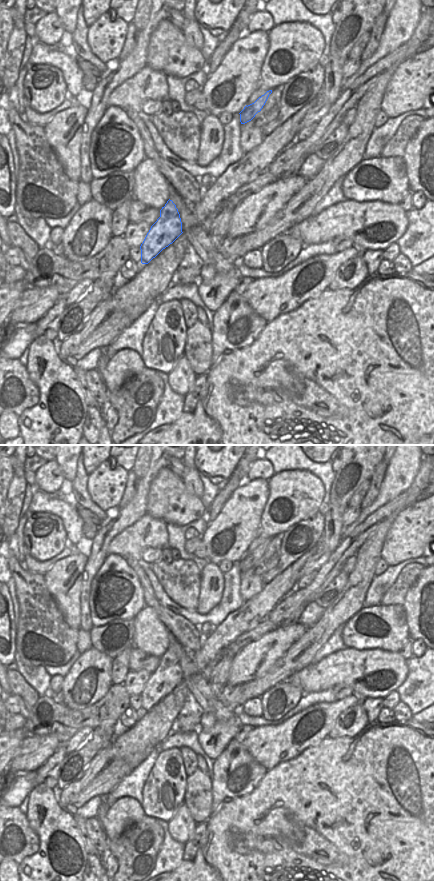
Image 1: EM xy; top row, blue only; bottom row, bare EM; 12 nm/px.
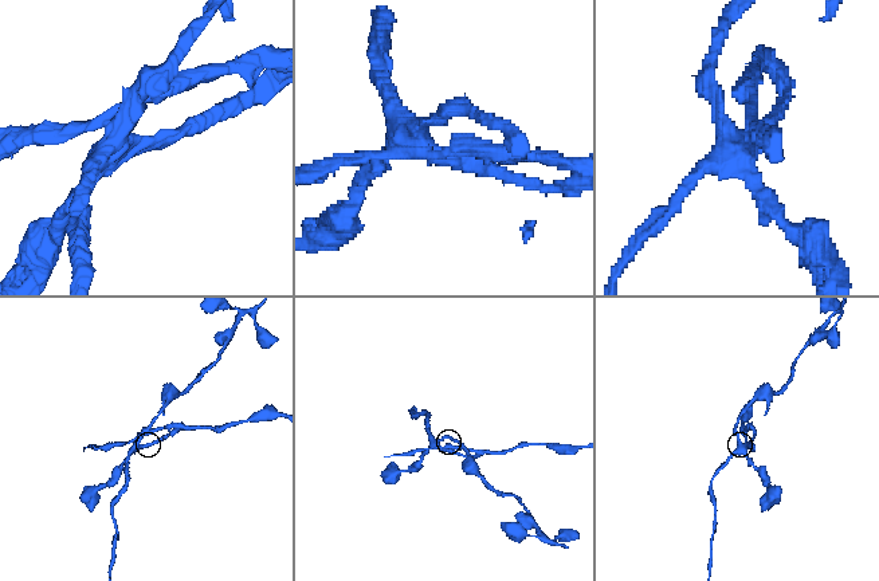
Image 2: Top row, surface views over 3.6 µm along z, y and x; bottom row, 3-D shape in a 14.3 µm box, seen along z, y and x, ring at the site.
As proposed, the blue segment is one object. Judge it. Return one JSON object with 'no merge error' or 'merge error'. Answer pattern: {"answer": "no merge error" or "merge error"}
{"answer": "merge error"}

